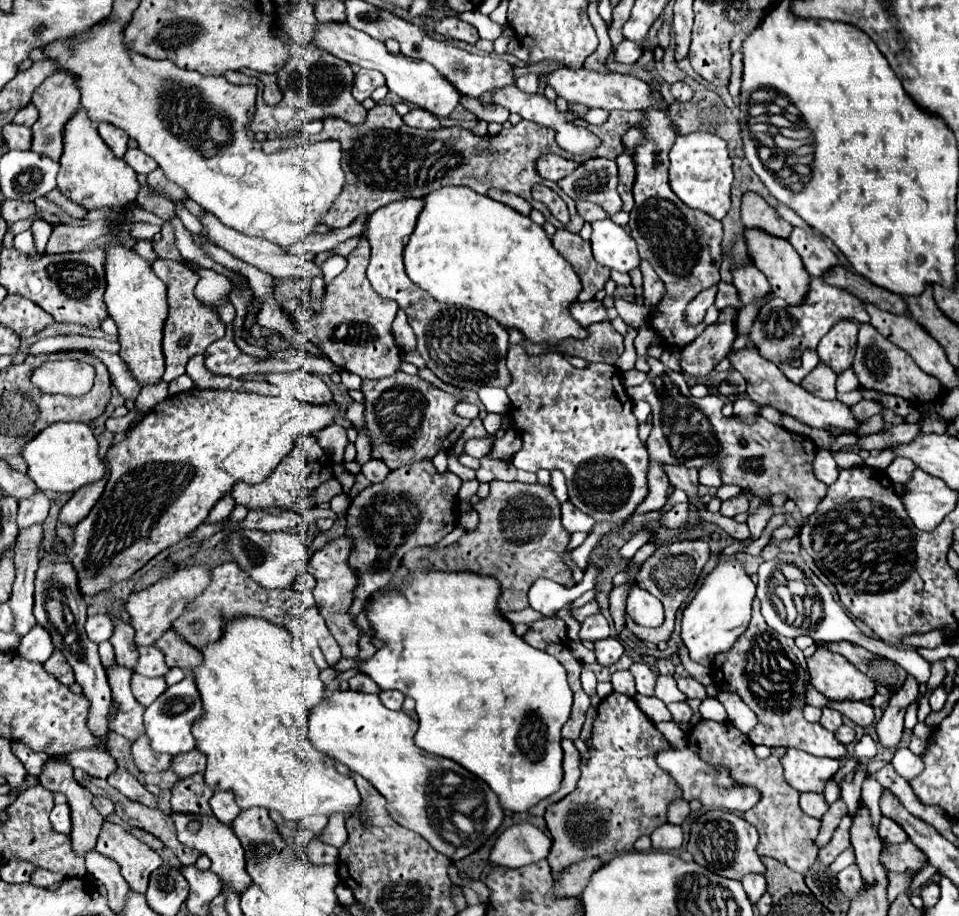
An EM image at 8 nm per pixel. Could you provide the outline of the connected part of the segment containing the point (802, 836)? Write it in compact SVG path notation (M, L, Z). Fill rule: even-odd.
M700 719L690 729L688 747L692 747L692 751L696 751L706 763L728 767L732 779L736 779L740 787L756 787L760 791L758 805L744 813L744 819L750 821L760 833L760 843L756 847L758 855L778 859L792 871L806 875L812 863L816 863L818 849L816 845L812 845L812 841L818 835L820 821L802 813L802 809L798 807L800 793L786 783L780 759L776 755L770 755L768 759L758 759L752 751L750 739L740 735L740 731L732 727L732 723L716 723L708 719Z

